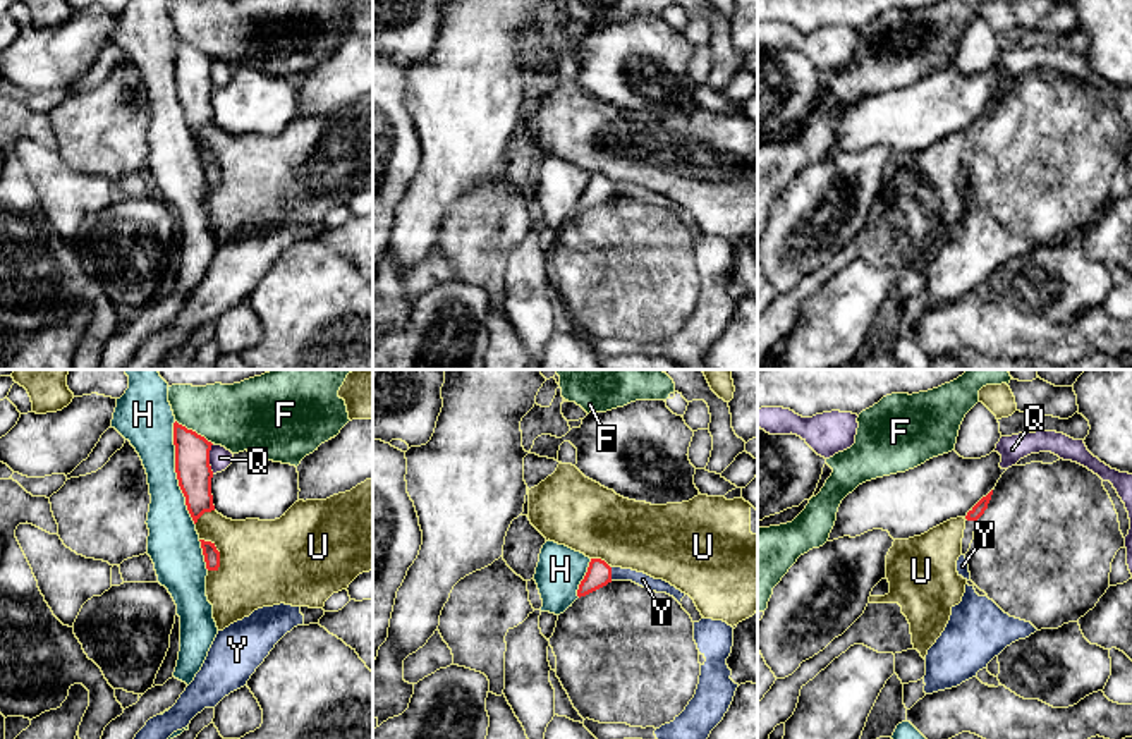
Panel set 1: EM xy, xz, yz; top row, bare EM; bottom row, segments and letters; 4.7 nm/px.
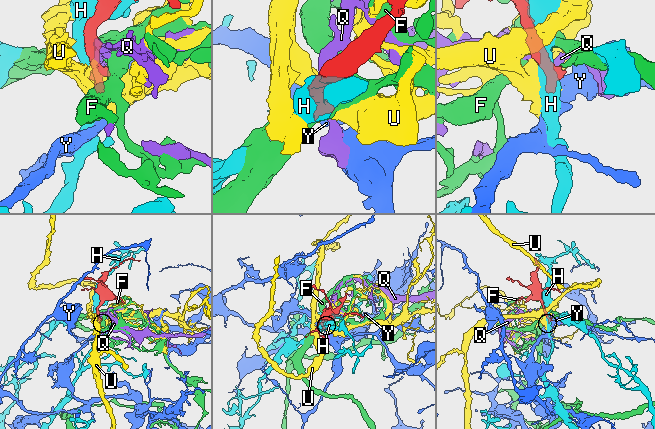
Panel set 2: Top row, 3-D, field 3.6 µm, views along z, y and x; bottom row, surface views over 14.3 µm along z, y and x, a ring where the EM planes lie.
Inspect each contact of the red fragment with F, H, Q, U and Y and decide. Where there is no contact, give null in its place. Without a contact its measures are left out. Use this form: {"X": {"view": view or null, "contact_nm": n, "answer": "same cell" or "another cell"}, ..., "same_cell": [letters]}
{"F": {"view": "xy", "contact_nm": 200, "answer": "another cell"}, "H": {"view": "xy", "contact_nm": 500, "answer": "another cell"}, "Q": {"view": "xy", "contact_nm": 140, "answer": "another cell"}, "U": {"view": "xy", "contact_nm": 180, "answer": "another cell"}, "Y": {"view": "xz", "contact_nm": 70, "answer": "same cell"}, "same_cell": ["Y"]}

